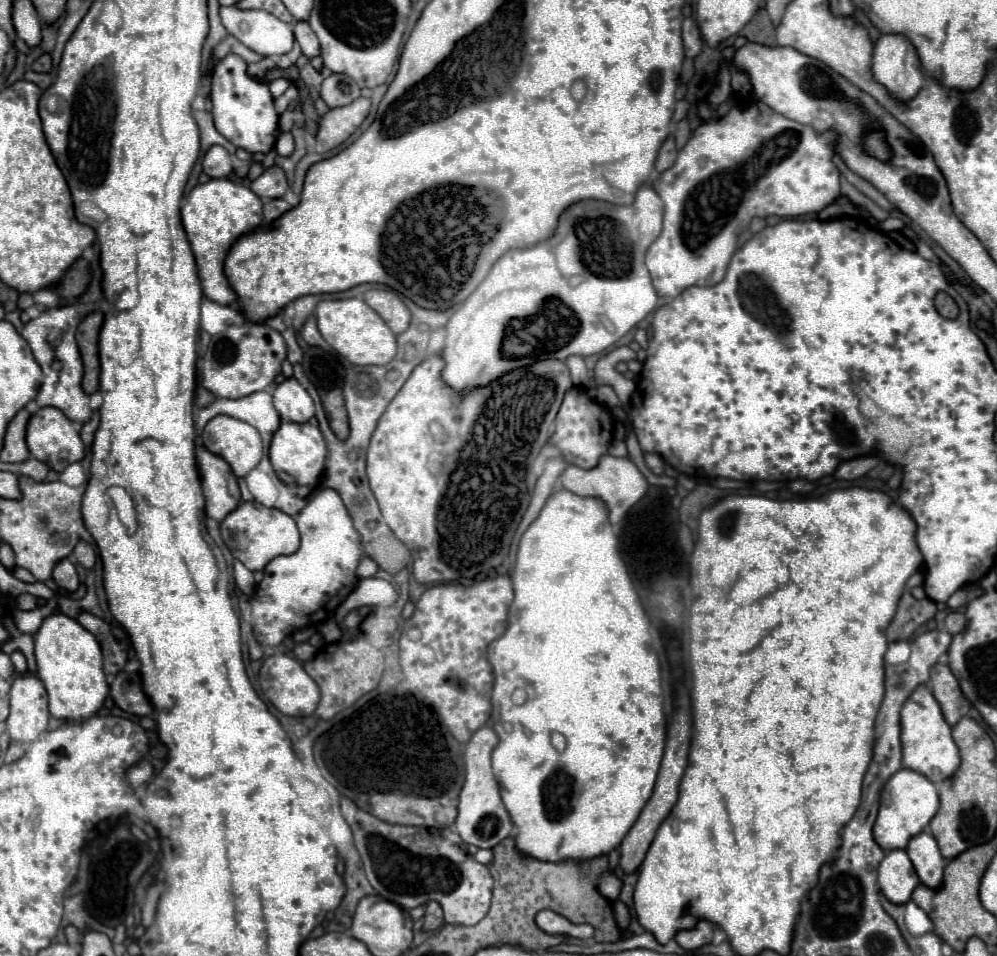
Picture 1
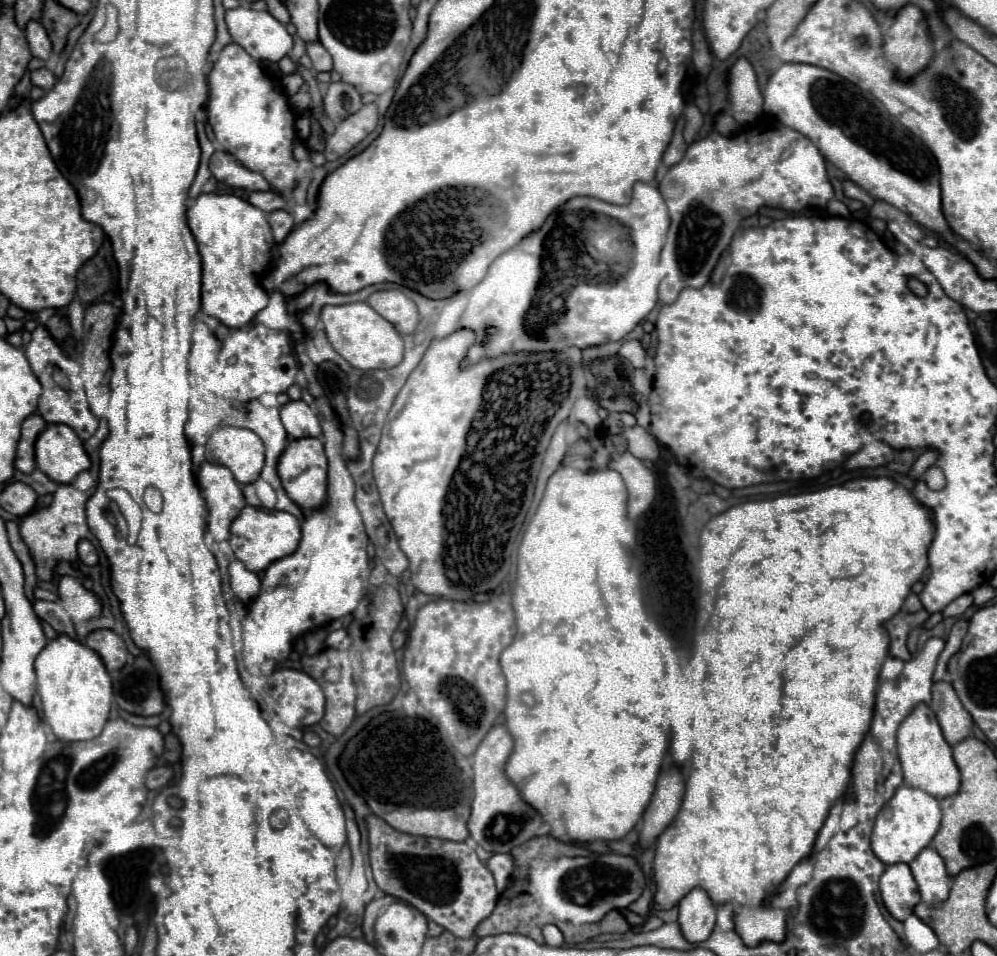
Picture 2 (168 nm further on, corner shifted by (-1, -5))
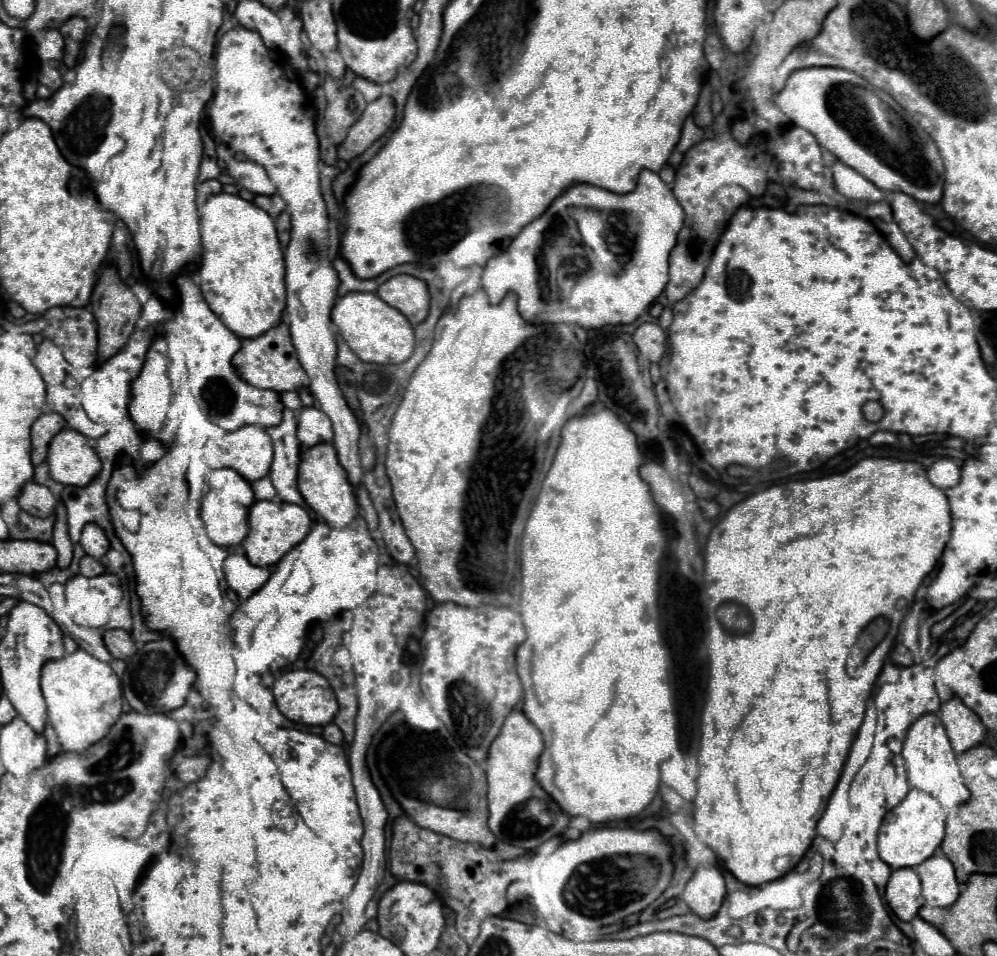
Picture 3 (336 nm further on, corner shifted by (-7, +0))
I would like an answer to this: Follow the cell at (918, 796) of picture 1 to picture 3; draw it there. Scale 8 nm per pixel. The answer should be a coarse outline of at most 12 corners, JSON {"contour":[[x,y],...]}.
{"contour":[[920,789],[886,813],[878,853],[920,865],[942,843],[946,811]]}

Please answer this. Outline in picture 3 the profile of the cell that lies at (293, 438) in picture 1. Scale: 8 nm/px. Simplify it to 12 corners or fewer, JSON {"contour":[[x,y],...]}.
{"contour":[[332,443],[302,451],[298,489],[332,527],[358,517]]}

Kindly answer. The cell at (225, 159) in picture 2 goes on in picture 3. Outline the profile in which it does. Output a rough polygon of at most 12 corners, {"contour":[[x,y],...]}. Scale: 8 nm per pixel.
{"contour":[[220,143],[218,157],[228,175],[256,195],[272,195],[266,169],[254,161],[238,161]]}

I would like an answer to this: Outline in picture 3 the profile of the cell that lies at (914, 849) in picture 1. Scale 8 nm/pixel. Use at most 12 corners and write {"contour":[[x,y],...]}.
{"contour":[[934,853],[916,867],[928,905],[958,899],[954,865]]}

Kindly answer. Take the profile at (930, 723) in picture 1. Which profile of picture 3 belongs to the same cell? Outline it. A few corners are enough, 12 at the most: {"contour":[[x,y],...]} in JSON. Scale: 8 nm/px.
{"contour":[[936,713],[918,717],[904,739],[910,787],[944,809],[968,787]]}

